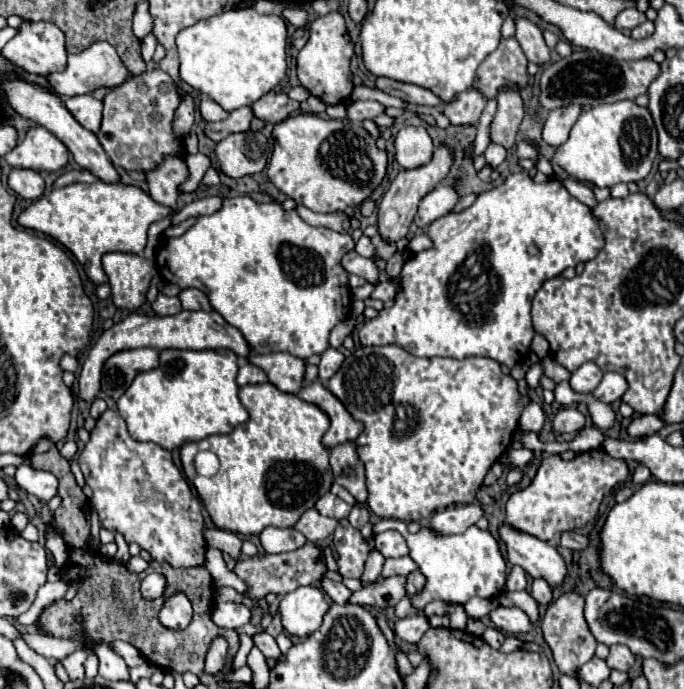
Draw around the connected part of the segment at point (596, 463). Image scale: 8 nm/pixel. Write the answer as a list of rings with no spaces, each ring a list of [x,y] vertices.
[[[601,448],[577,454],[569,462],[559,456],[549,456],[541,462],[531,486],[509,496],[507,524],[539,540],[553,540],[561,532],[581,528],[595,518],[603,496],[623,482],[627,474],[629,468],[625,460],[615,460]]]

